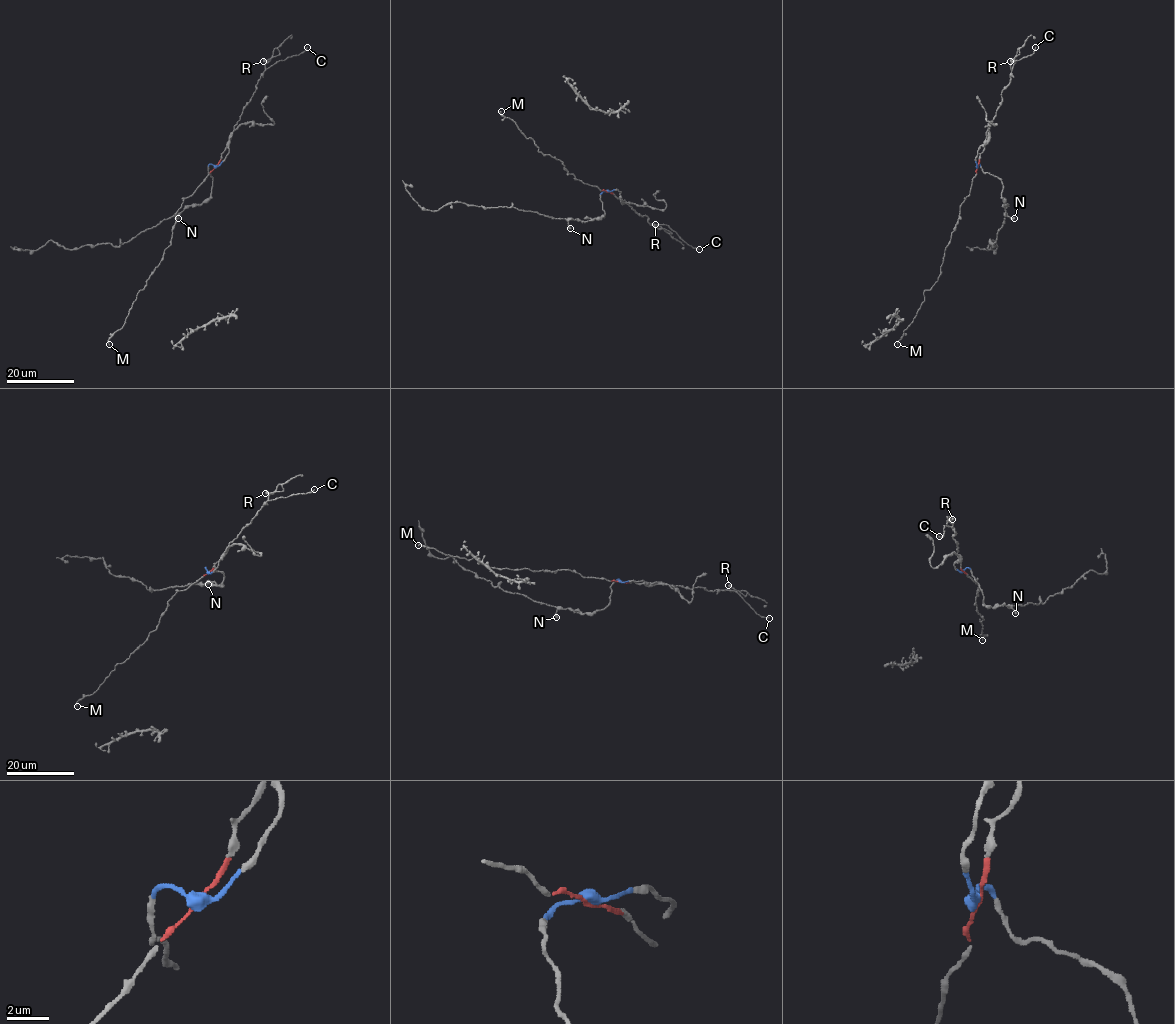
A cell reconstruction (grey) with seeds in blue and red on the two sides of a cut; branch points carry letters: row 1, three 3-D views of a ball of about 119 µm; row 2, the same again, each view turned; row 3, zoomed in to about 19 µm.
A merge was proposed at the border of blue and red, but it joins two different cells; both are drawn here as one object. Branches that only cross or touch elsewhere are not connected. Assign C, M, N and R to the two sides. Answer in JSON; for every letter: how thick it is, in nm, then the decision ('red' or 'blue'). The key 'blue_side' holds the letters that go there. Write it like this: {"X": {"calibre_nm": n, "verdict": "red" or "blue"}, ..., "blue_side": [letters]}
{"C": {"calibre_nm": 170, "verdict": "red"}, "M": {"calibre_nm": 160, "verdict": "red"}, "N": {"calibre_nm": 440, "verdict": "blue"}, "R": {"calibre_nm": 550, "verdict": "red"}, "blue_side": ["N"]}

